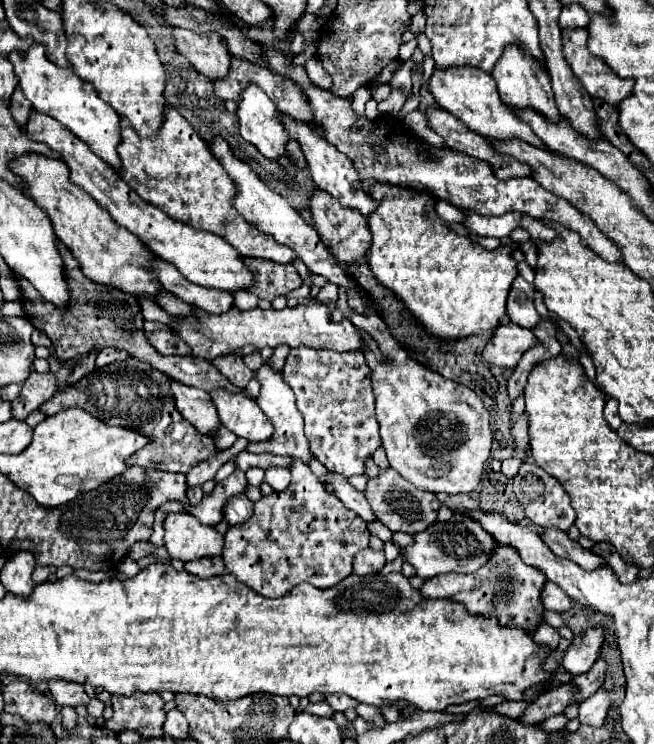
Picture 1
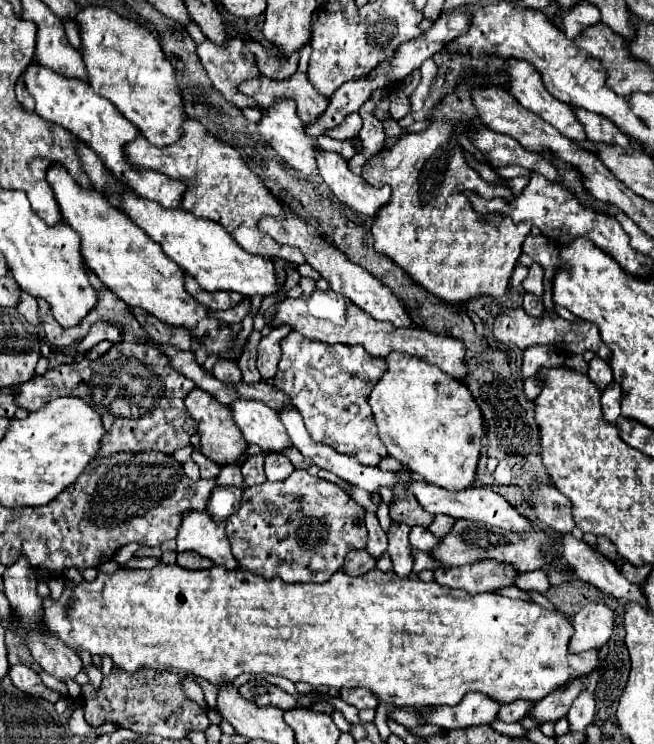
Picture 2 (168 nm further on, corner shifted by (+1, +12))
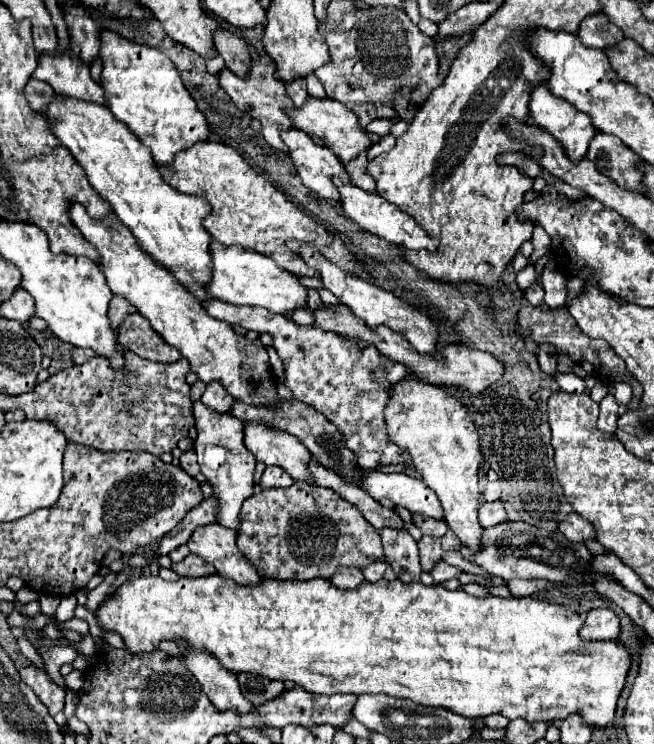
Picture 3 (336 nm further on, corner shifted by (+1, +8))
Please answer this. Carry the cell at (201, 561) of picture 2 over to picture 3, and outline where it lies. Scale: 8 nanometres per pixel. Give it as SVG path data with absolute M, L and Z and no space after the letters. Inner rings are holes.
M188 554L182 562L172 564L172 570L174 570L178 576L210 576L210 574L216 572L216 570L212 568L212 564L208 564L206 560L202 560L202 558L196 556L196 554Z

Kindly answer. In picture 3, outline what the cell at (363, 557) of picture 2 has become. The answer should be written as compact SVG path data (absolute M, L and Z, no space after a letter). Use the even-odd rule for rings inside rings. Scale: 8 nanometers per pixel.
M338 568L330 578L328 578L336 588L356 588L360 582L364 582L364 576L358 568Z

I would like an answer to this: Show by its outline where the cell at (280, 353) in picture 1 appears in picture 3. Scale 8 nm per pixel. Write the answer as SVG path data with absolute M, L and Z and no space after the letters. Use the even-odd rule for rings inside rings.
M299 309L295 311L291 318L298 326L310 326L314 323L312 312L306 309Z

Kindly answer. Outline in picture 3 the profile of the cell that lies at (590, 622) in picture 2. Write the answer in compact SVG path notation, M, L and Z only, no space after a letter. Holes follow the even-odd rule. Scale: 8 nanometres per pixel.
M594 608L588 612L580 630L584 640L616 640L620 634L620 620L610 608Z

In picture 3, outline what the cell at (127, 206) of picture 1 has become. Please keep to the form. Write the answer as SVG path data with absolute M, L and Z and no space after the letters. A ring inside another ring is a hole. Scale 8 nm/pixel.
M212 240L210 252L214 258L214 272L208 290L214 298L236 306L262 306L274 314L286 314L296 308L306 308L308 288L300 284L296 274L276 266L270 256L264 256L252 248L224 246L216 240Z

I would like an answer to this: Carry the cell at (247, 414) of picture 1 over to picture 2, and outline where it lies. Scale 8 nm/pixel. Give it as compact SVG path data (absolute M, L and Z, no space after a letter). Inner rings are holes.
M238 398L230 404L230 410L248 444L258 444L264 452L280 452L292 446L278 414L266 404Z

